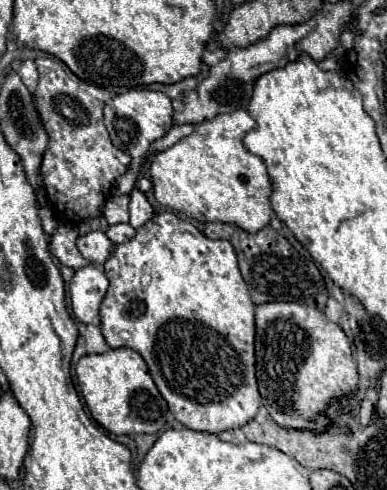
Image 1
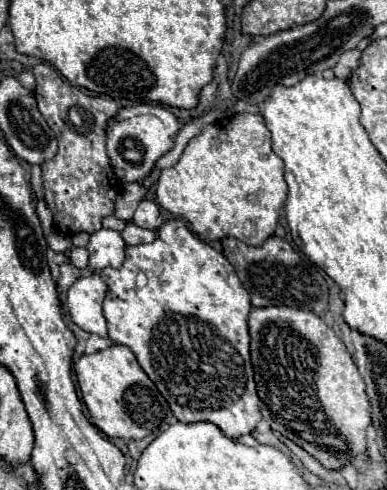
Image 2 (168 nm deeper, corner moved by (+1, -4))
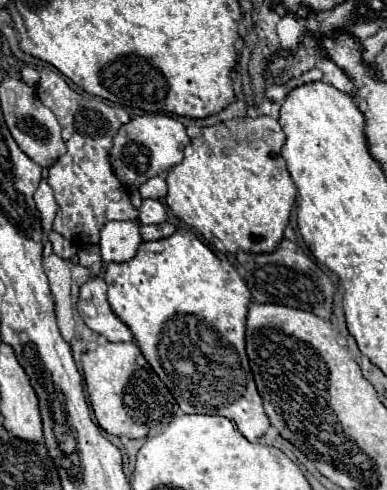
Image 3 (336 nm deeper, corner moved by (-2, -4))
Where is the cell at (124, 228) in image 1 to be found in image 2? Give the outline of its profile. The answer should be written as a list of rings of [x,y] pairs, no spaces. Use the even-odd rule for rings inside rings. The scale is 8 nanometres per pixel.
[[[129,223],[123,231],[121,231],[123,239],[127,245],[141,245],[141,243],[151,243],[155,241],[155,231],[151,229],[141,229],[135,223]]]

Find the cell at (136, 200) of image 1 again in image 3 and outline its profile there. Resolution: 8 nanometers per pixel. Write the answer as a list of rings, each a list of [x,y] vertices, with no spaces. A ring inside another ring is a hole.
[[[144,199],[142,207],[140,207],[140,223],[142,225],[156,225],[156,223],[164,223],[166,221],[166,209],[160,201],[156,199]]]

